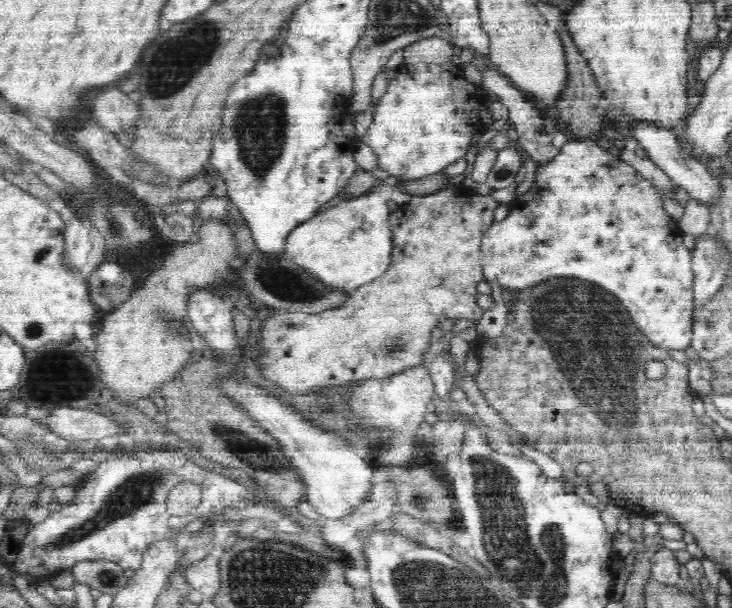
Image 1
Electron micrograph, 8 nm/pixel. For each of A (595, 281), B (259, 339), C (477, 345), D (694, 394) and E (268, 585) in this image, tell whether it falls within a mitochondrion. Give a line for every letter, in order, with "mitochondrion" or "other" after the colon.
A: mitochondrion
B: other
C: other
D: other
E: mitochondrion

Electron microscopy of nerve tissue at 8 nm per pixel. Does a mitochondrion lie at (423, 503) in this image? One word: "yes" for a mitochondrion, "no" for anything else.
yes

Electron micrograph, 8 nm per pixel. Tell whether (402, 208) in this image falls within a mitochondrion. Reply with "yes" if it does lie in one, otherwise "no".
no

